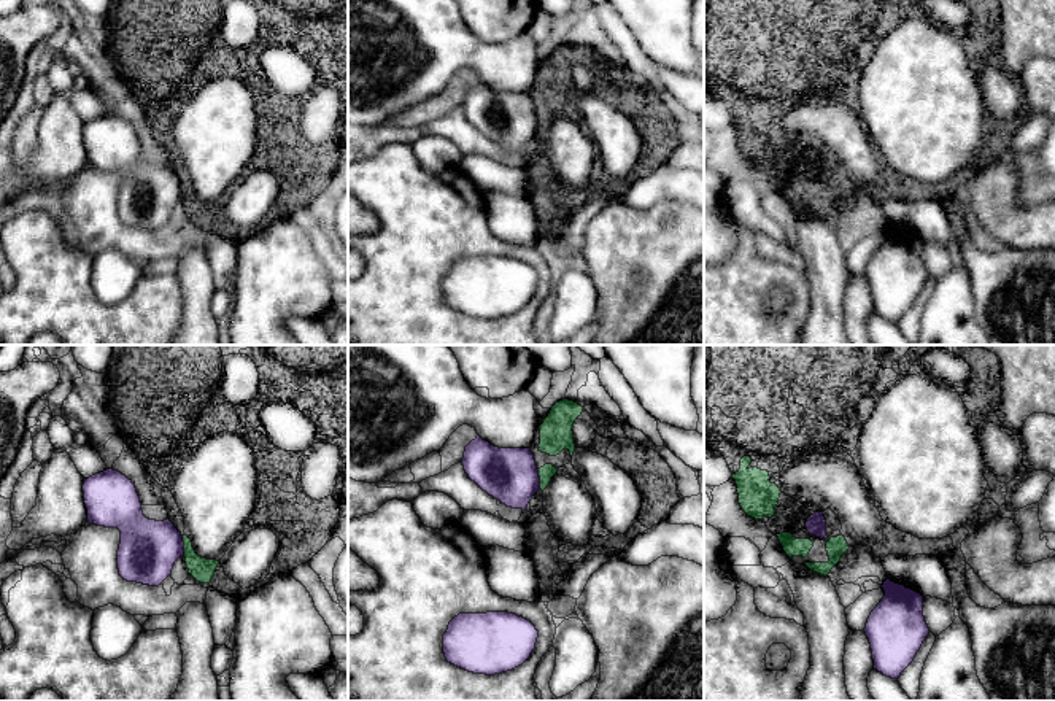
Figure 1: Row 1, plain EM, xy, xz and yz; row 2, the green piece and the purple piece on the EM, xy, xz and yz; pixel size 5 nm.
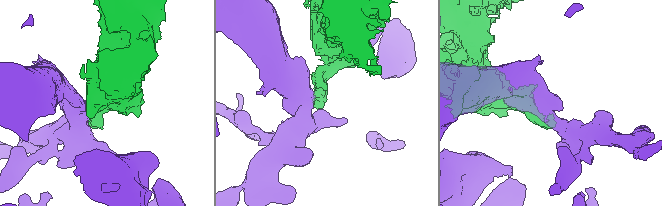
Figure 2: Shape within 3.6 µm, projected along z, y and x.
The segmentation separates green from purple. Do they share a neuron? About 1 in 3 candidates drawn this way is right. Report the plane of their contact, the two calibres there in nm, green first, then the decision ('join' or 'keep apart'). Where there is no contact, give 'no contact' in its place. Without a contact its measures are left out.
meets green in xy; 120 nm thick on the green side, 300 nm on the other; join

